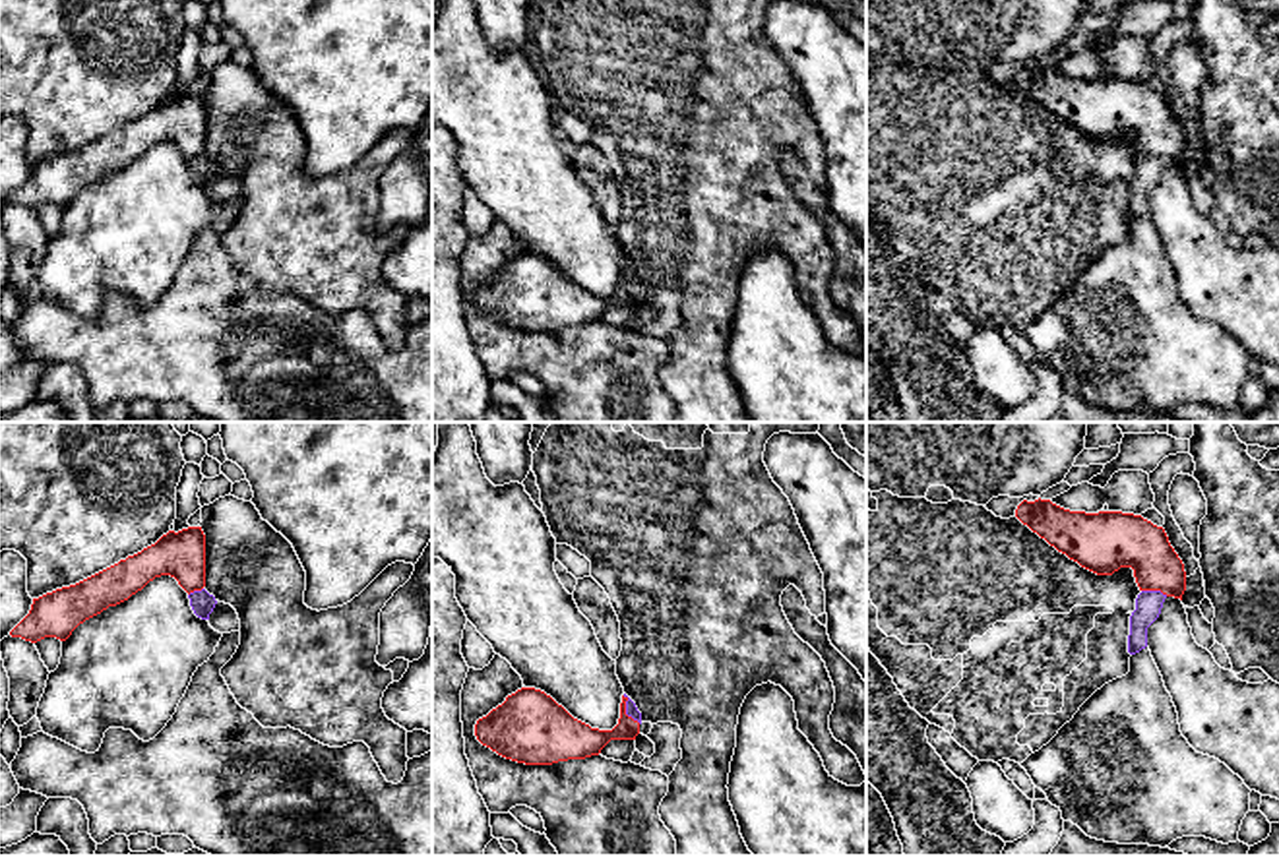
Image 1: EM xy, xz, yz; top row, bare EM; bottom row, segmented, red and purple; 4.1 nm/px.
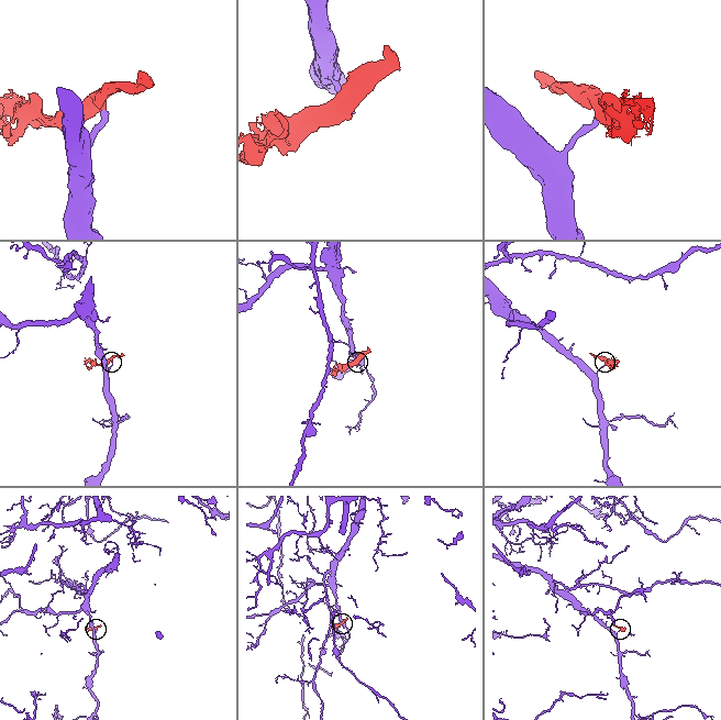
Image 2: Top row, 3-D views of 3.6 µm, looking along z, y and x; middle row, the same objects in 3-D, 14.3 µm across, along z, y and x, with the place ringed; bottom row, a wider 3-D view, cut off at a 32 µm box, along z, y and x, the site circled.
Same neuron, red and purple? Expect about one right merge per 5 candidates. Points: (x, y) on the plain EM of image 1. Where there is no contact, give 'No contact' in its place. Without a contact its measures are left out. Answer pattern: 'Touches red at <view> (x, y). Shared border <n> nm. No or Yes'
Touches red at xz (624, 277). Shared border 140 nm. No

